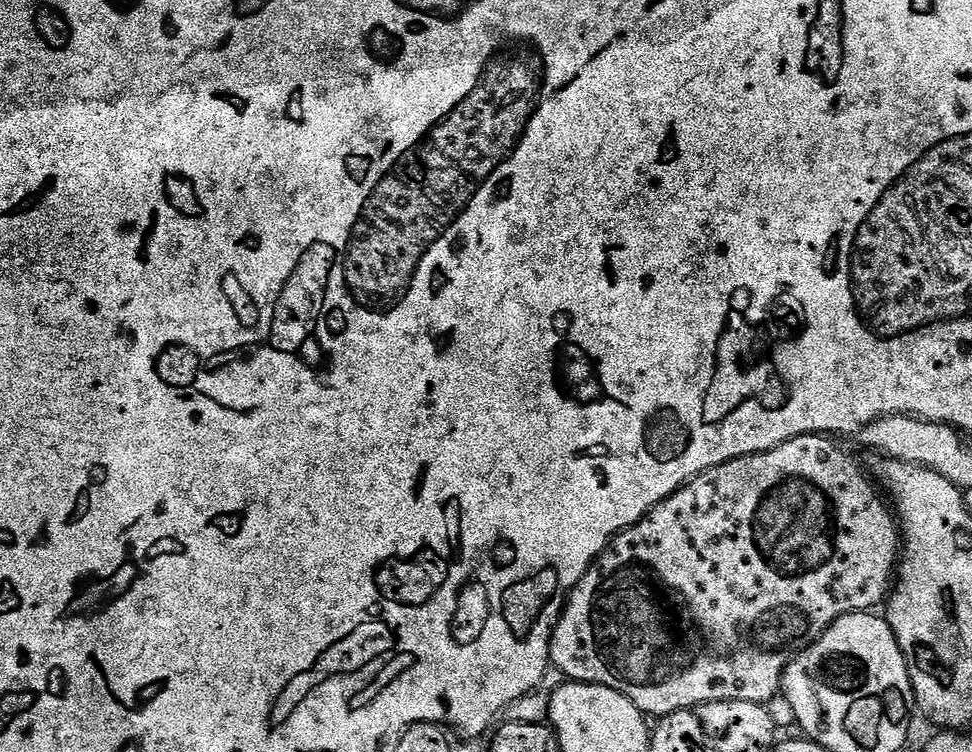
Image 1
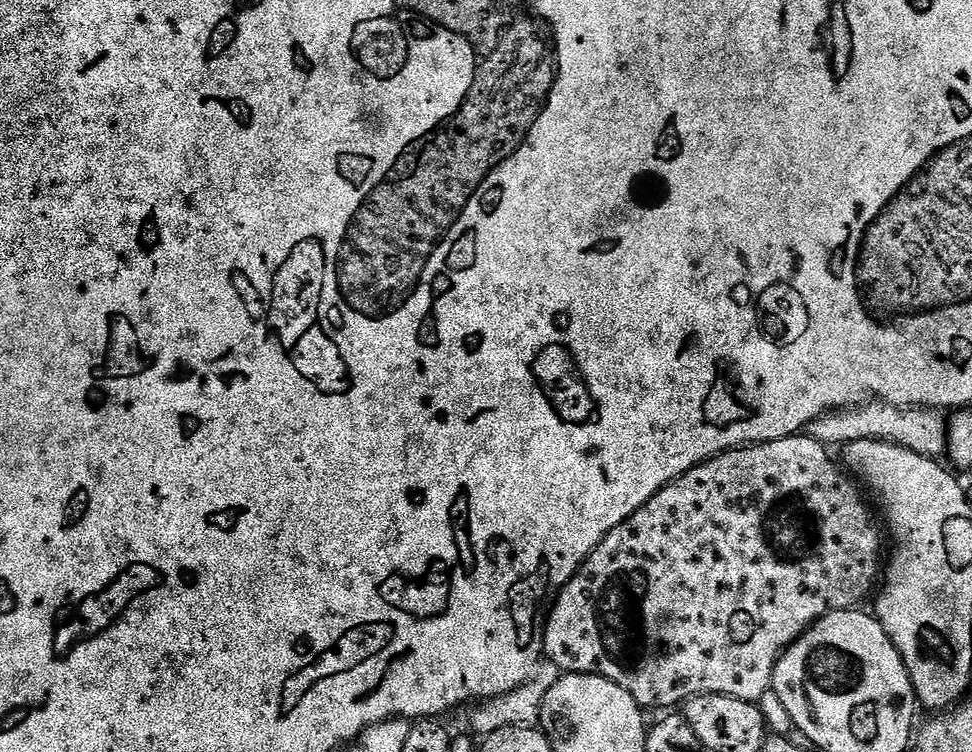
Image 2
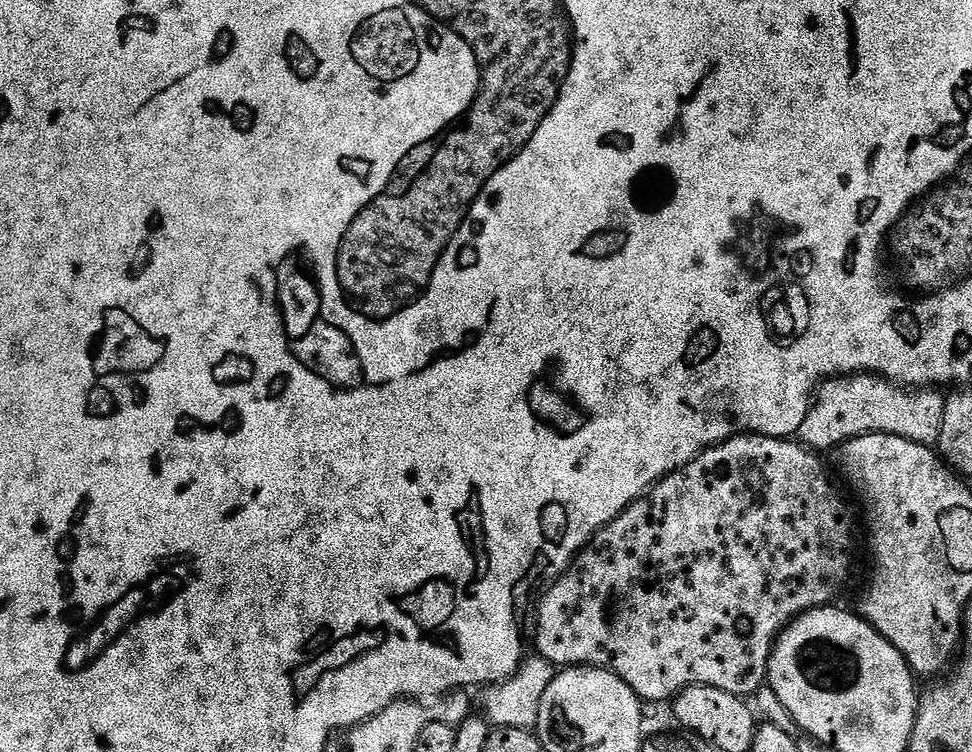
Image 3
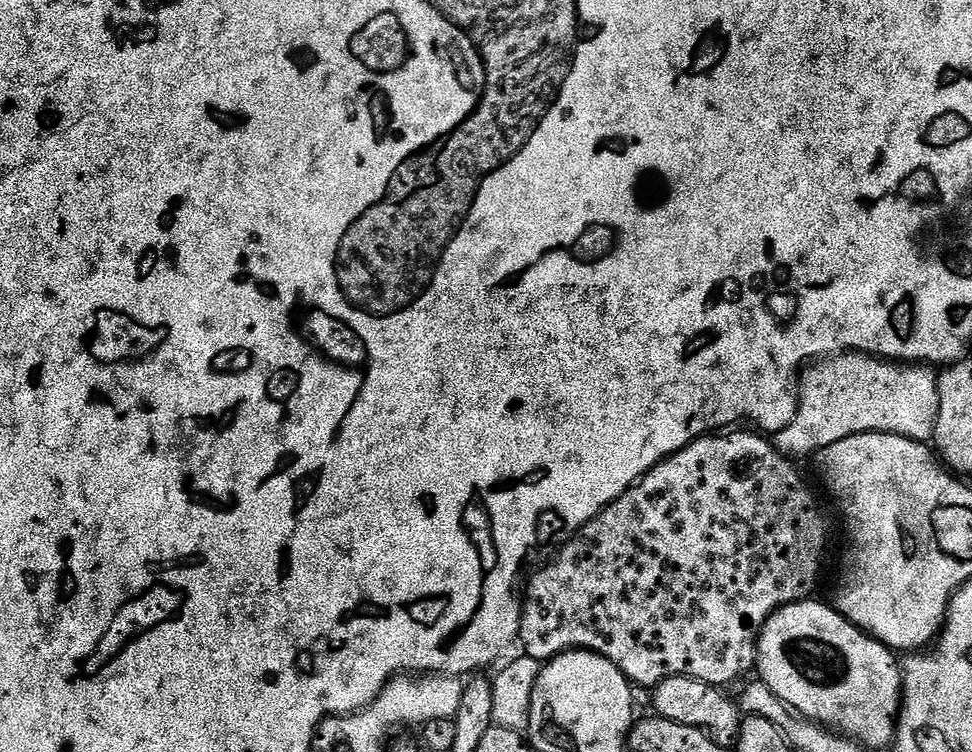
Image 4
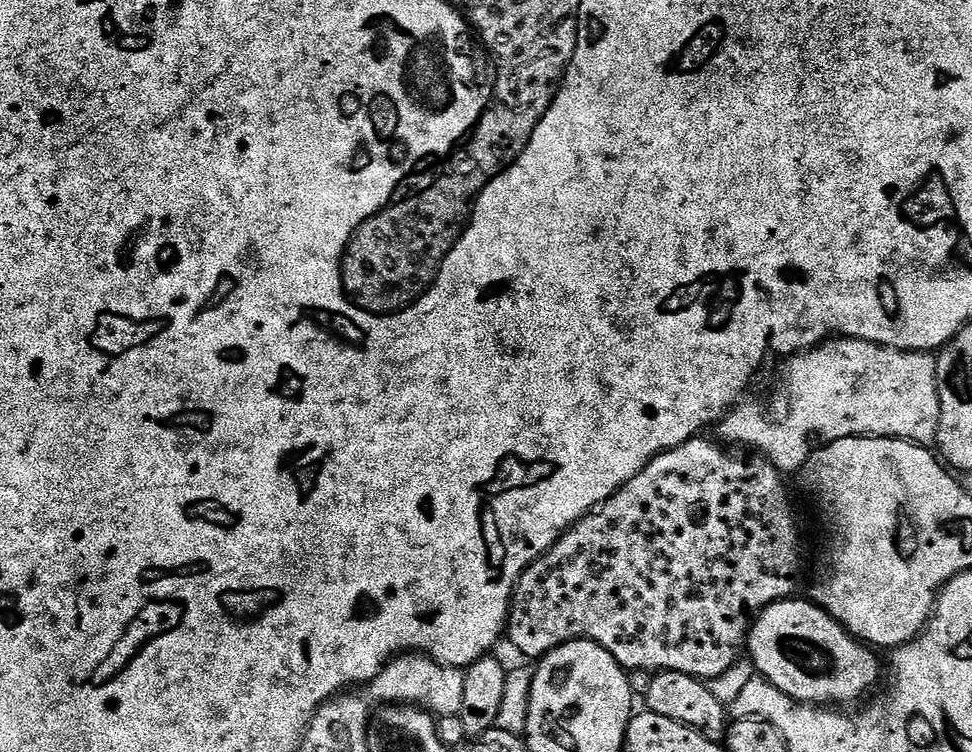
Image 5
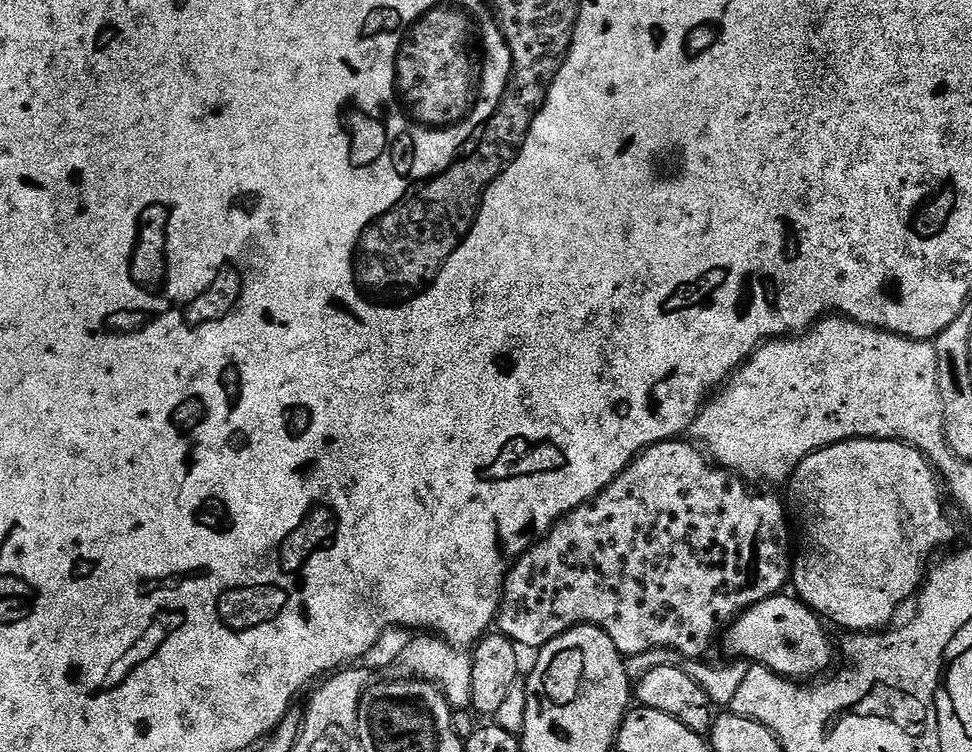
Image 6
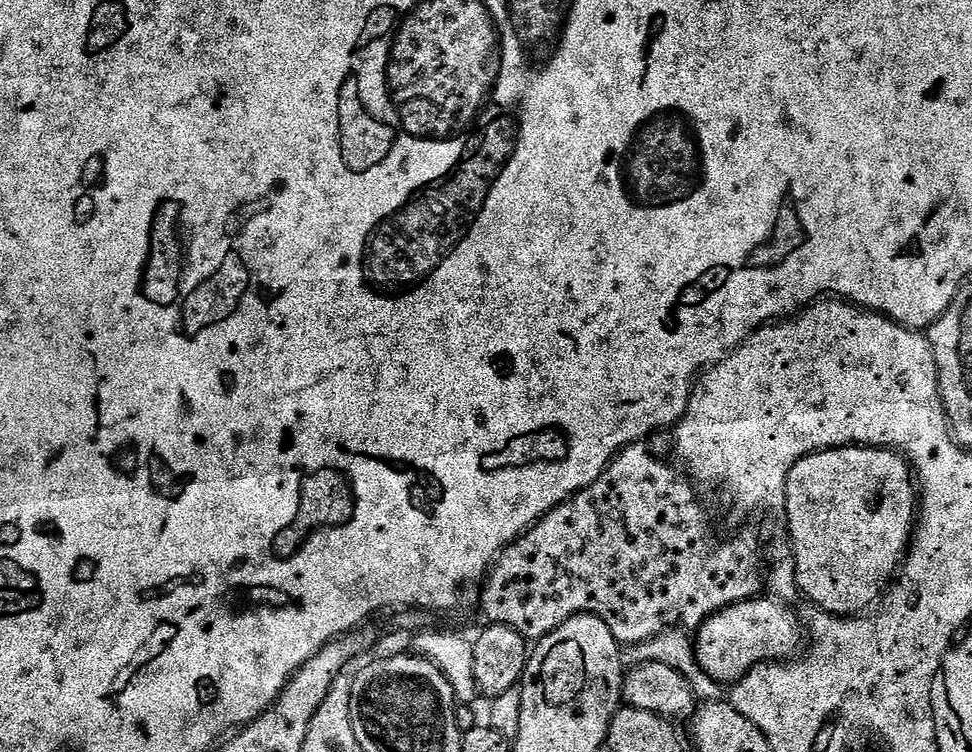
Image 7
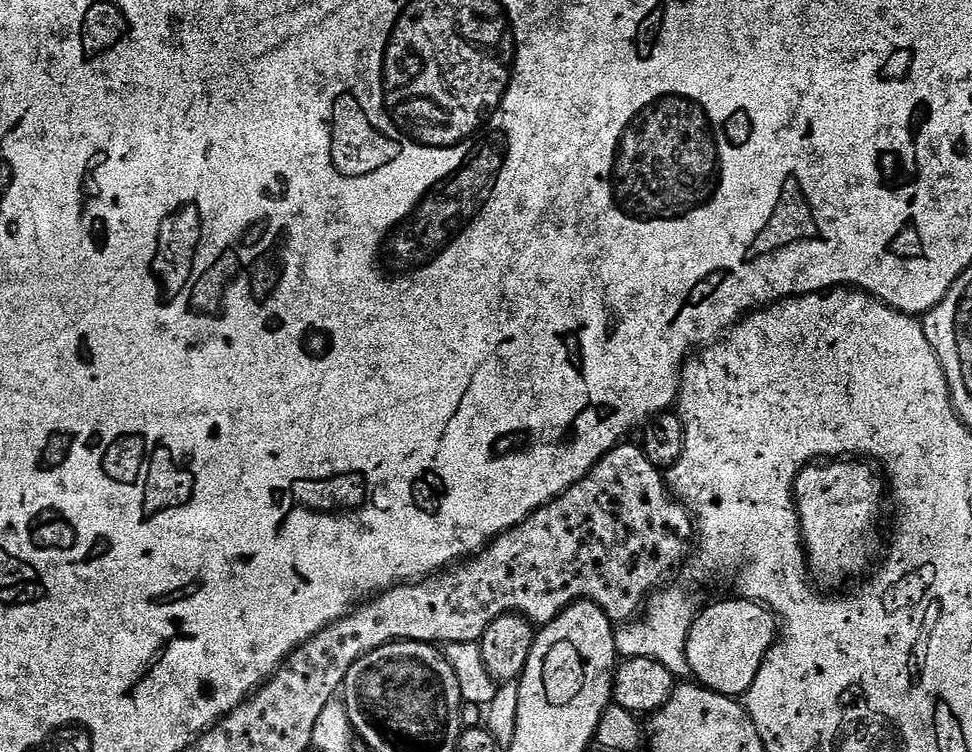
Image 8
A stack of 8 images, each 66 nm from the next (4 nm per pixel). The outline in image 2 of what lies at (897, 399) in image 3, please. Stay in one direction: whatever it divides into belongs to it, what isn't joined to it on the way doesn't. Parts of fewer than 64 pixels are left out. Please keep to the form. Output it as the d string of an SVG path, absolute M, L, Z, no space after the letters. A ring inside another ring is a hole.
M853 406L821 416L810 425L810 435L825 446L843 446L851 440L891 440L923 456L929 455L928 440L947 441L948 420L943 411L935 408L902 408L899 406Z

